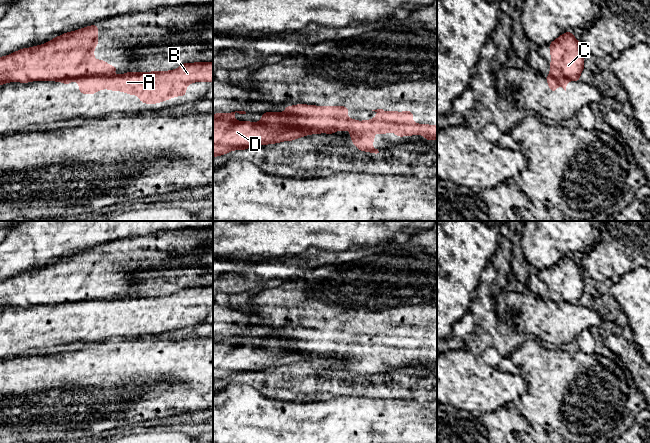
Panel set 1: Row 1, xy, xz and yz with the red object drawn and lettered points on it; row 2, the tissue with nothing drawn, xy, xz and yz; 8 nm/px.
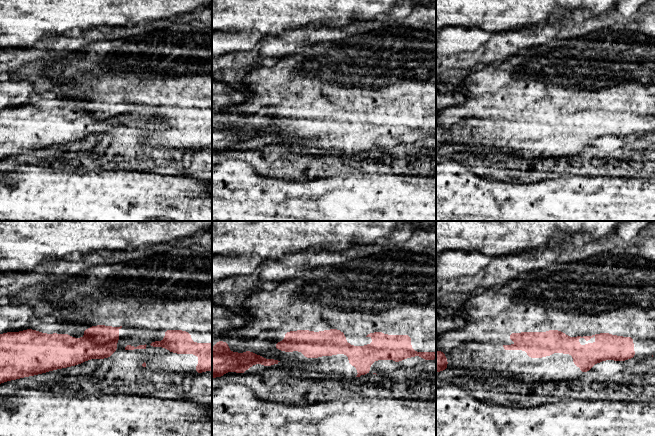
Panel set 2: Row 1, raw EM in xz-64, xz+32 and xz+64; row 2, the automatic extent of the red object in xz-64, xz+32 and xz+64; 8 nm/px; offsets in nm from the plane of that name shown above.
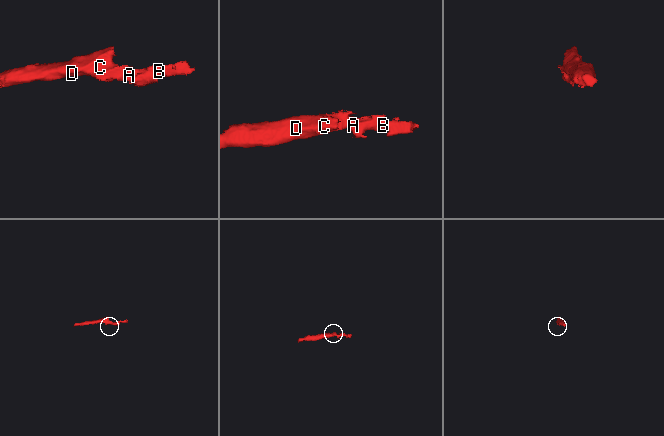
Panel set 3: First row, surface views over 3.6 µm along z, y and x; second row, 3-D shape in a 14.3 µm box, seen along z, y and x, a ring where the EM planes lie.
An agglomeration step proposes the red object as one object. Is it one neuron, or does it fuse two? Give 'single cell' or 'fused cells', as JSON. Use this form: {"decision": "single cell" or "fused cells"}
{"decision": "fused cells"}

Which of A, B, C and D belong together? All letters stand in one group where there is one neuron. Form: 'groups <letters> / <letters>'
groups A B / C D

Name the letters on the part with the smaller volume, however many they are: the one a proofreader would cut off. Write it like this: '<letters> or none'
A, B

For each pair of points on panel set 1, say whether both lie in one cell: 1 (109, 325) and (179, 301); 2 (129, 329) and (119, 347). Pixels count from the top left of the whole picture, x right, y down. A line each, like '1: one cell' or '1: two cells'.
1: one cell
2: two cells

